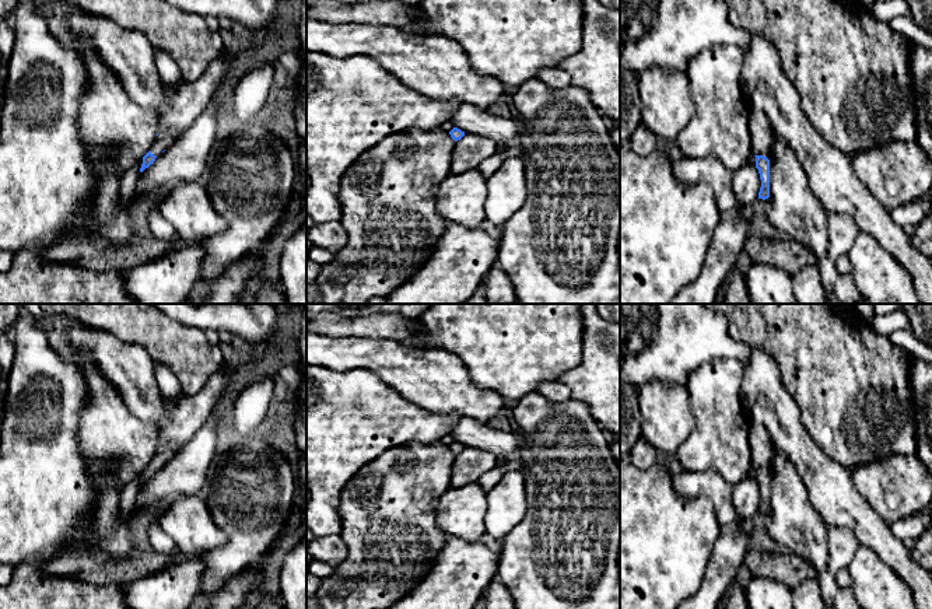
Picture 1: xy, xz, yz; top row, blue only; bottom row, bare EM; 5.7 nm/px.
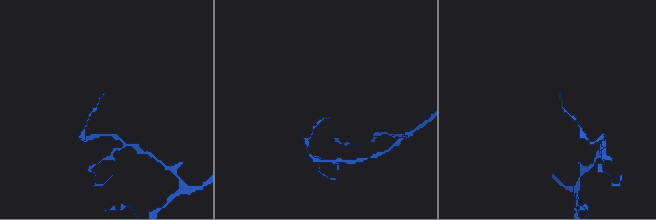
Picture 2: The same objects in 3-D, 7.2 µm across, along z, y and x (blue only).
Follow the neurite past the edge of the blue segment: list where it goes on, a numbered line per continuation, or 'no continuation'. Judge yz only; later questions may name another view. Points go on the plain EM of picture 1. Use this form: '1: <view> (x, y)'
no continuation

